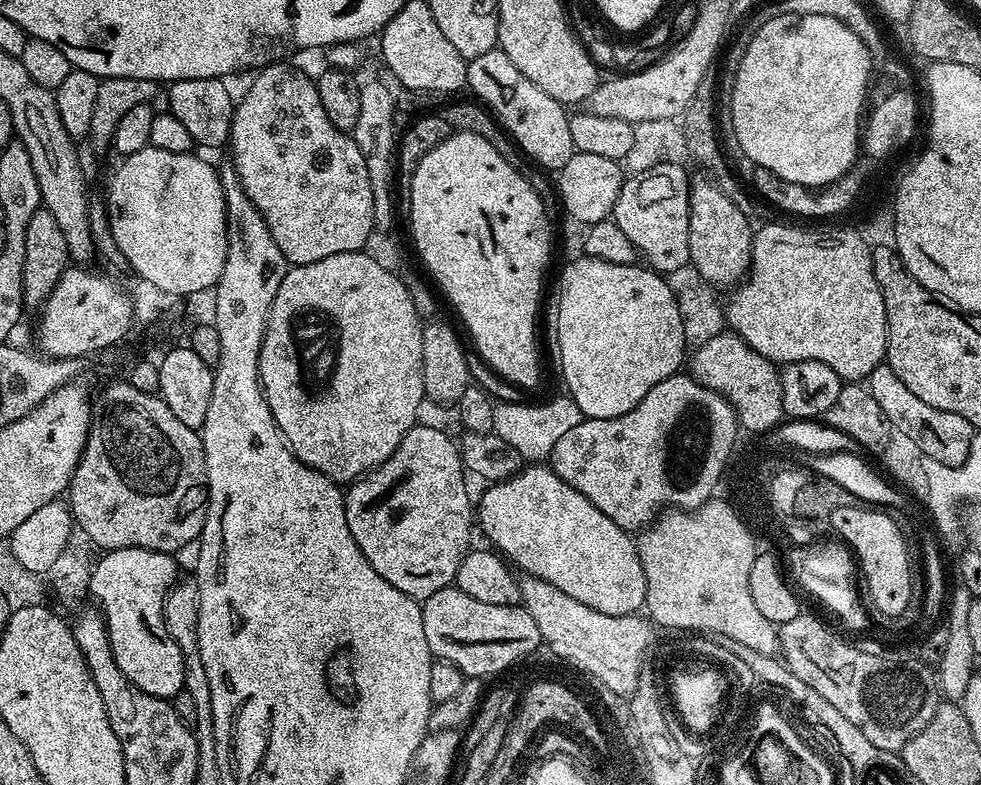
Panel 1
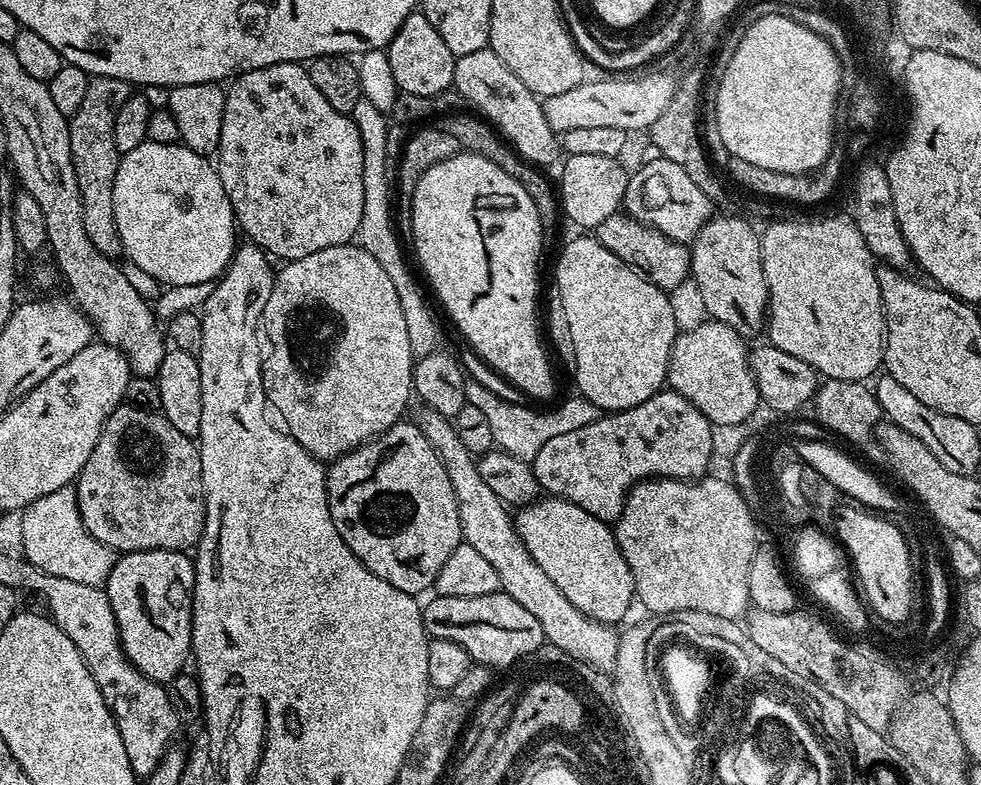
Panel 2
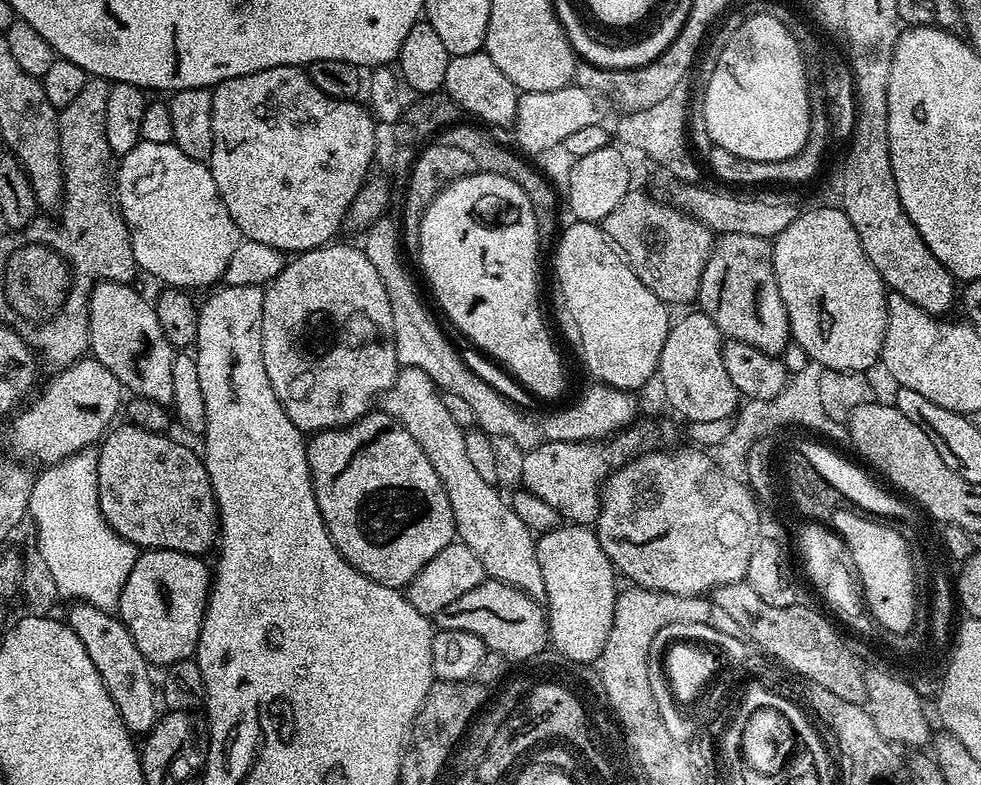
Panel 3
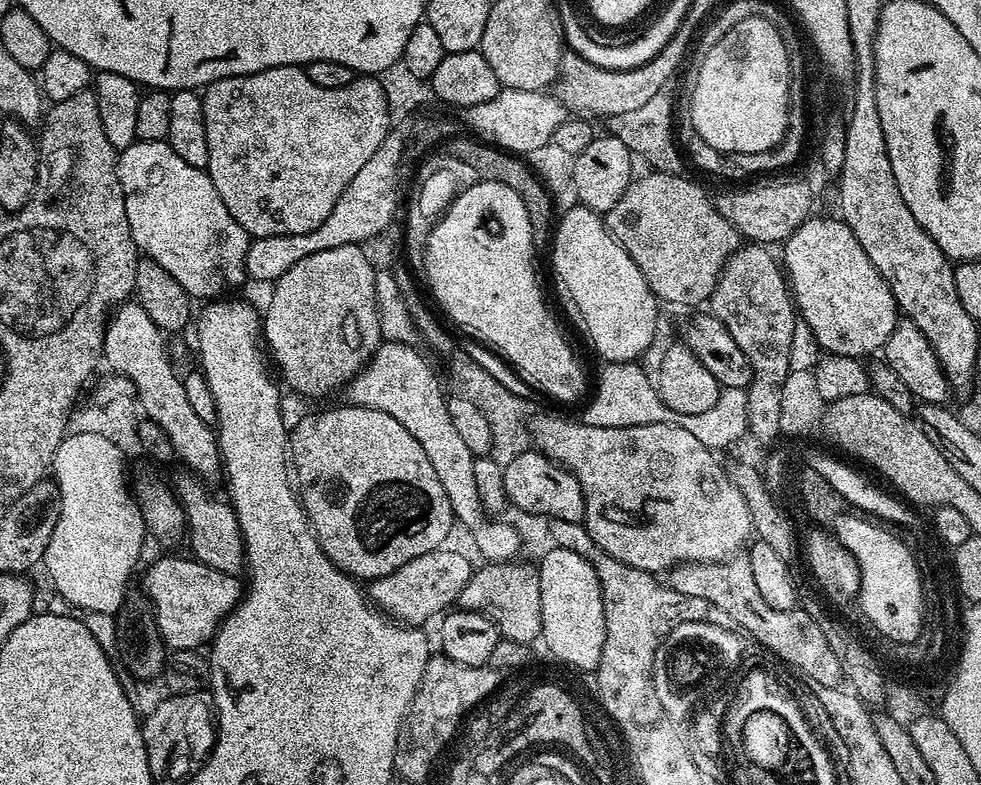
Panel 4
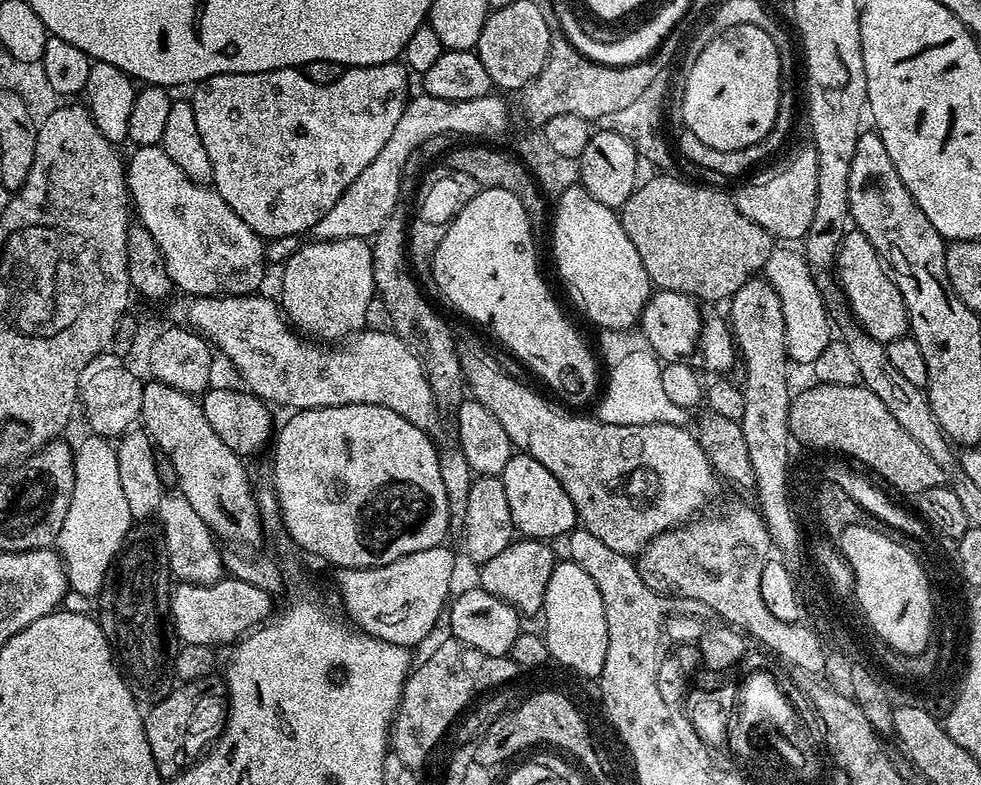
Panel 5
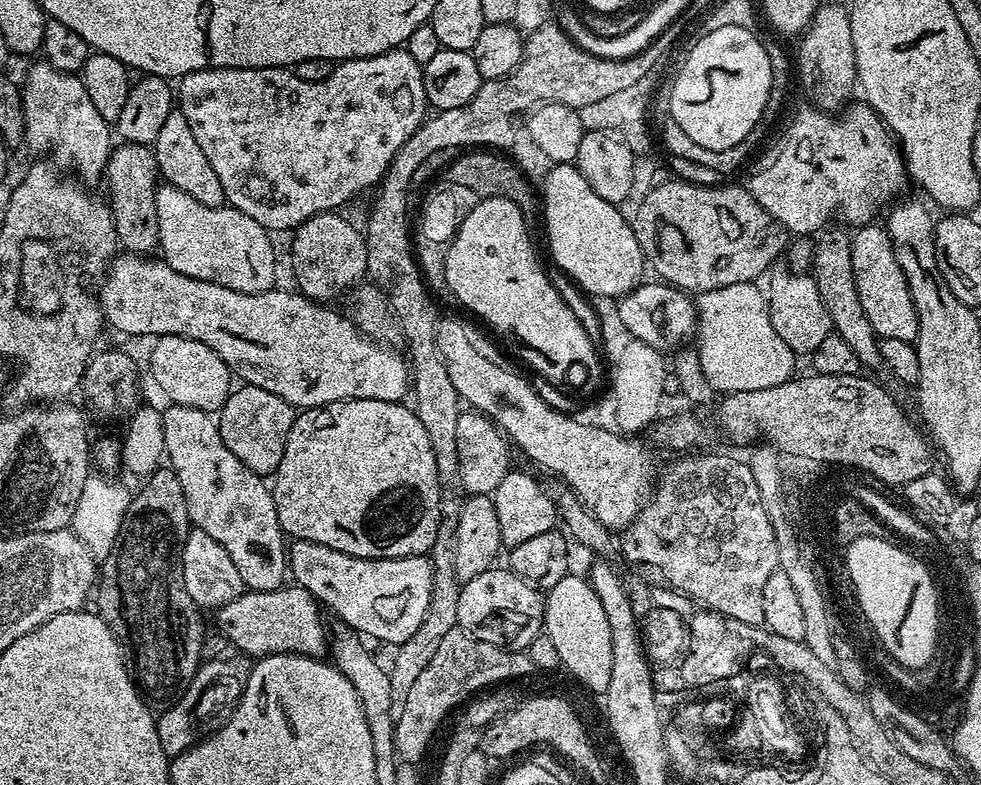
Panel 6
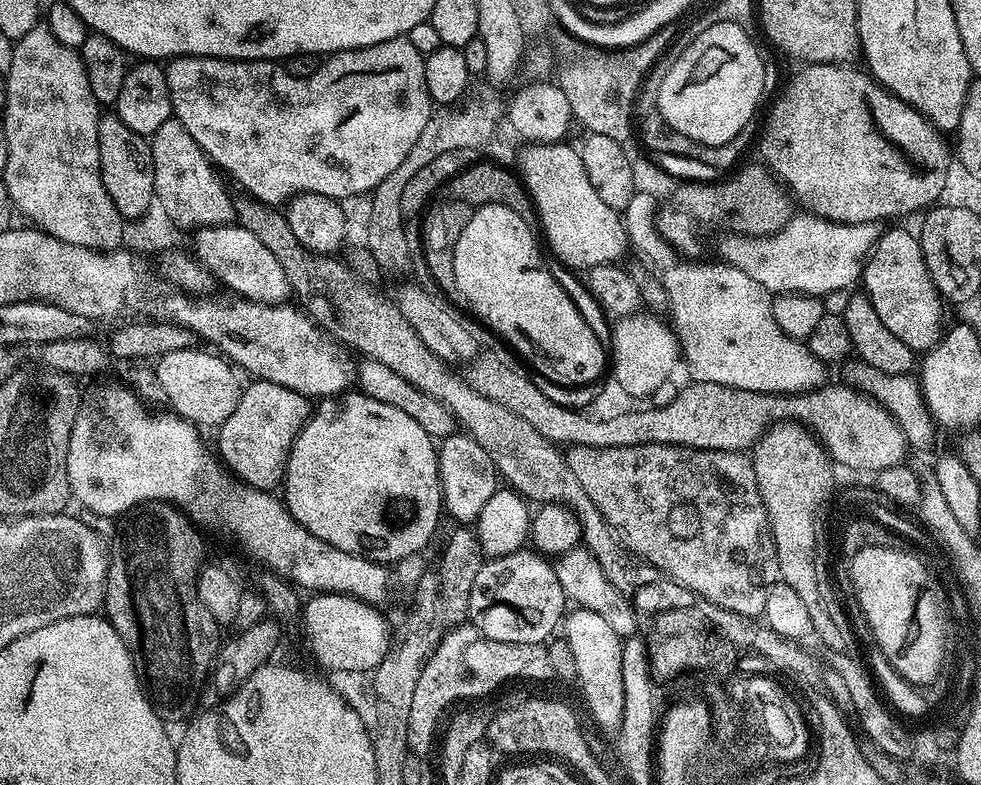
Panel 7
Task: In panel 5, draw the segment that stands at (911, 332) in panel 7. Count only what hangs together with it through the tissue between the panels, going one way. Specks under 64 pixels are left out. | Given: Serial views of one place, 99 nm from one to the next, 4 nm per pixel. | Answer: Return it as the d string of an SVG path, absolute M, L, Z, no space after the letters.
M852 230L844 237L844 245L836 256L835 273L853 317L875 340L881 340L886 346L909 331L906 302L902 302L902 294L881 253L870 246L866 234Z

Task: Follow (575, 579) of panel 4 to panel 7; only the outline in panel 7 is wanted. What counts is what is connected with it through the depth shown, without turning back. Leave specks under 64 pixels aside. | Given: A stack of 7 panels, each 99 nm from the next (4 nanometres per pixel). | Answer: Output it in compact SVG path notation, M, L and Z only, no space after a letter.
M577 607L569 611L562 621L563 631L570 650L574 654L576 680L584 691L584 700L592 711L592 716L604 728L619 729L623 720L623 686L622 686L622 637L610 630L610 622L598 618L590 610Z

